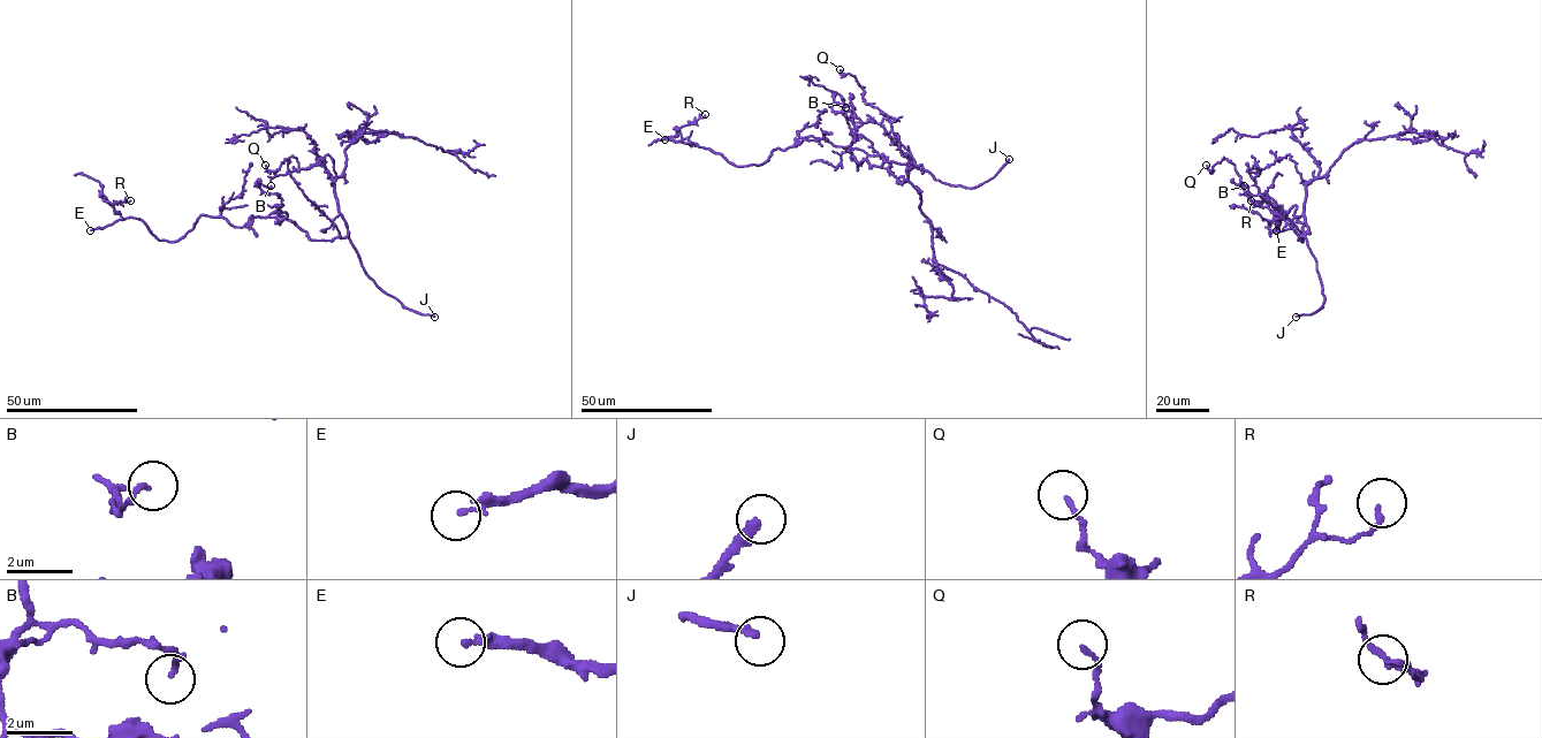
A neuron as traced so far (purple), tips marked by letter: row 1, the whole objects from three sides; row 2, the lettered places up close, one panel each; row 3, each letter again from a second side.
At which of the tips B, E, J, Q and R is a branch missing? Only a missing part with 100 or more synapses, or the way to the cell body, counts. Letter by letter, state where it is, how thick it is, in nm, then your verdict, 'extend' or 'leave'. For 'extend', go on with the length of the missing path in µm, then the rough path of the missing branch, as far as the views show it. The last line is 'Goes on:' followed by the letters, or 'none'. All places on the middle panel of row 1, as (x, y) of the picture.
B: (845, 107) | 160 nm | leave
E: (665, 139) | 150 nm | extend | 50 µm | (665, 139), (659, 138), (662, 130), (643, 100), (671, 98), (682, 76)
J: (1009, 159) | 220 nm | extend | 45 µm | (1009, 159), (1037, 120), (1080, 80)
Q: (840, 69) | 130 nm | leave
R: (705, 114) | 130 nm | leave
Goes on: E, J

